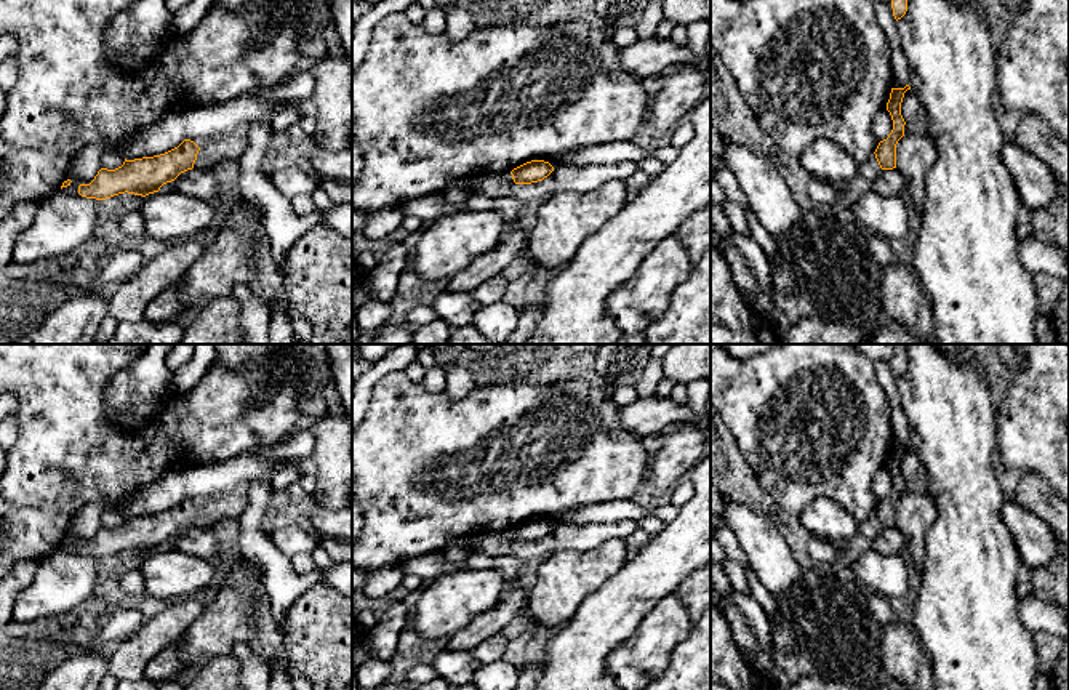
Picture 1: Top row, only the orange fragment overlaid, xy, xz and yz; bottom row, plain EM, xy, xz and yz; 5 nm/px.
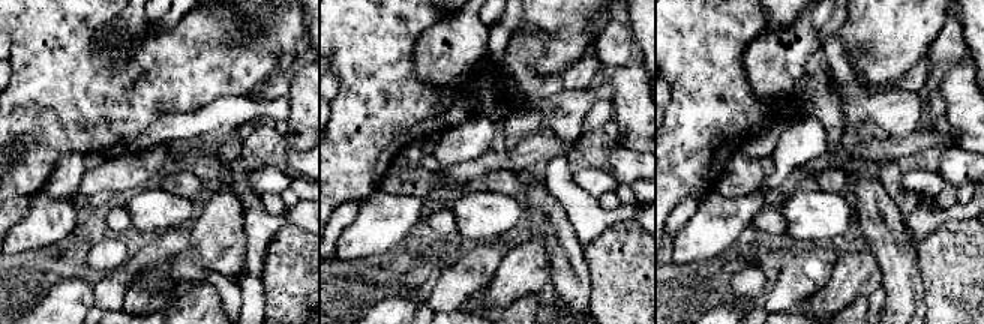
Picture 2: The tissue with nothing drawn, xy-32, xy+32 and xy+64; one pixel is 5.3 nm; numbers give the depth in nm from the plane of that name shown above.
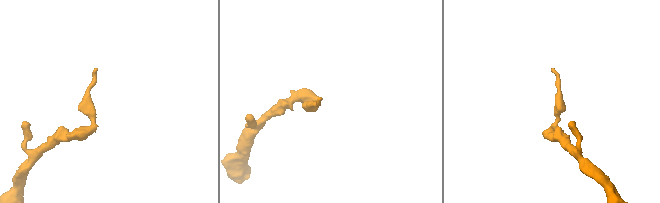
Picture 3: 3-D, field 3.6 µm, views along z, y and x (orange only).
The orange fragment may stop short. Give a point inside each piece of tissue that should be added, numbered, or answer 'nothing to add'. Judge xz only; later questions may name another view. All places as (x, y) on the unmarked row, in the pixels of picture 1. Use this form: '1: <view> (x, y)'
nothing to add

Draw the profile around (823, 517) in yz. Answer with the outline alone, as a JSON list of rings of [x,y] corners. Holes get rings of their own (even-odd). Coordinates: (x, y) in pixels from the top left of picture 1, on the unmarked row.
[[[826,496],[807,504],[799,517],[811,536],[818,536],[835,546],[847,544],[858,530],[856,519]]]

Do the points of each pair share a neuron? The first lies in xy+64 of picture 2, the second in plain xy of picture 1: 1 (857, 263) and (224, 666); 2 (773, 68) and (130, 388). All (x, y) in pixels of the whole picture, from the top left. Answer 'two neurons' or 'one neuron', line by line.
1: two neurons
2: one neuron

